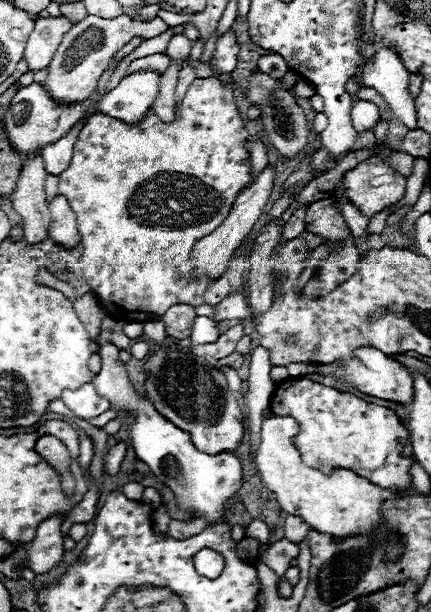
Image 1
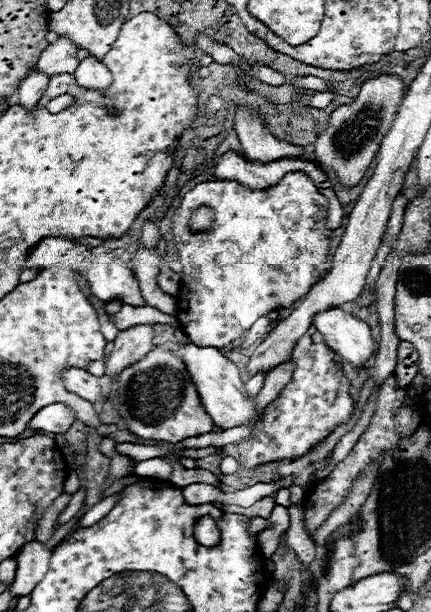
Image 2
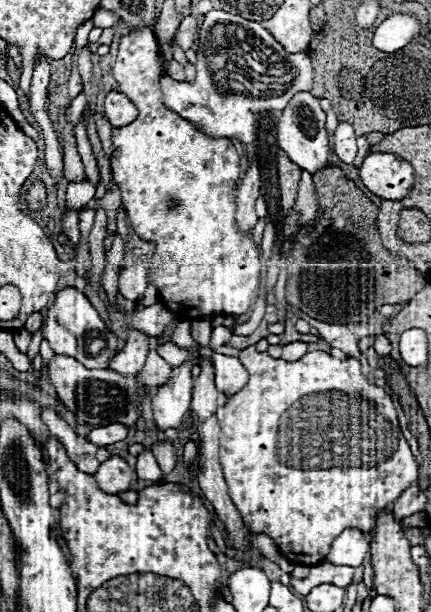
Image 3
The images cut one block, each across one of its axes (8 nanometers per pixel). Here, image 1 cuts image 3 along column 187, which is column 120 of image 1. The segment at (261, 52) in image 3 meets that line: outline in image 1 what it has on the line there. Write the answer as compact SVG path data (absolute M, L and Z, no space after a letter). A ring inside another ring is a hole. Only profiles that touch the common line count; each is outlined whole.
M138 72L126 76L114 90L106 92L100 98L96 112L134 124L152 106L158 94L158 86L158 72Z

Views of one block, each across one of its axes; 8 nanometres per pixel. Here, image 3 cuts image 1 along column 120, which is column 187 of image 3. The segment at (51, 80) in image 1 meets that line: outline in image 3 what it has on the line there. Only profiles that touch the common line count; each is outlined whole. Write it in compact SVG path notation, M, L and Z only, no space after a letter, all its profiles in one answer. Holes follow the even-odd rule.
M186 16L180 24L174 40L180 44L182 50L188 50L192 46L192 42L196 40L196 36L198 36L198 20L194 16Z

